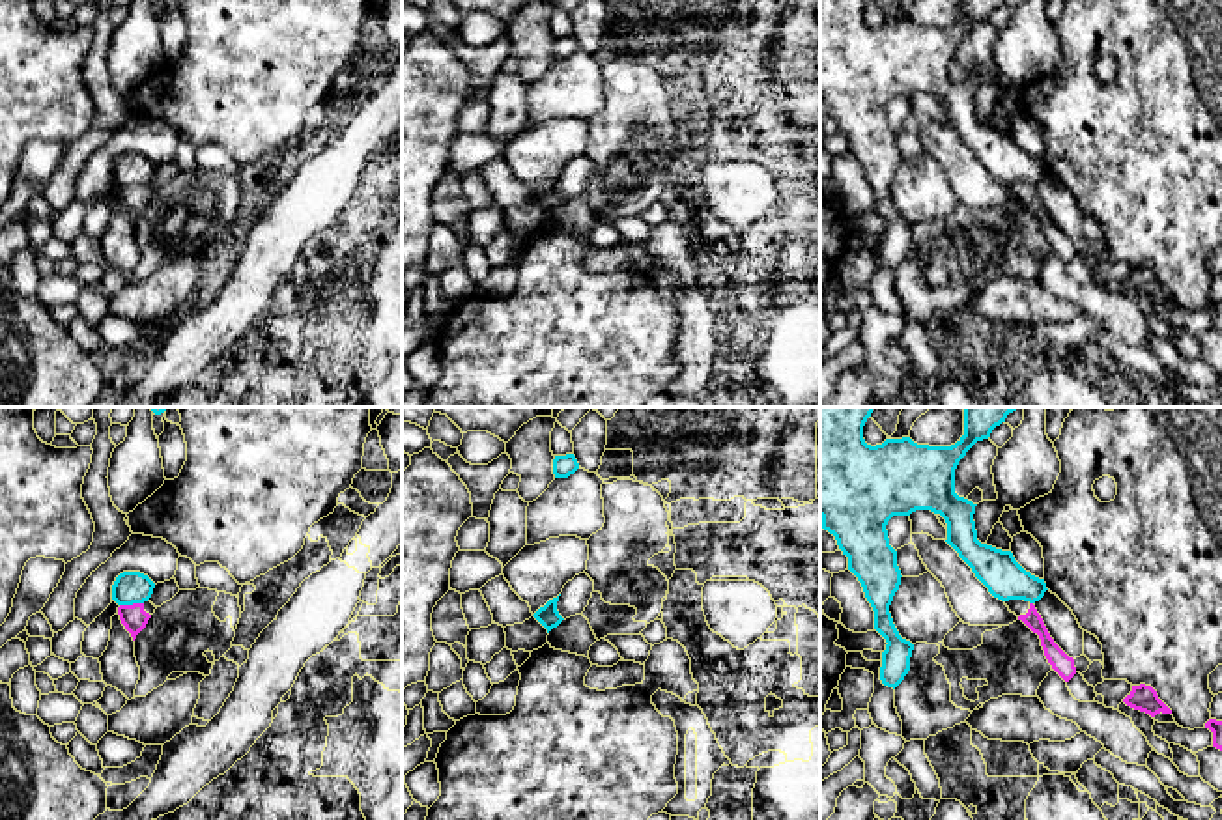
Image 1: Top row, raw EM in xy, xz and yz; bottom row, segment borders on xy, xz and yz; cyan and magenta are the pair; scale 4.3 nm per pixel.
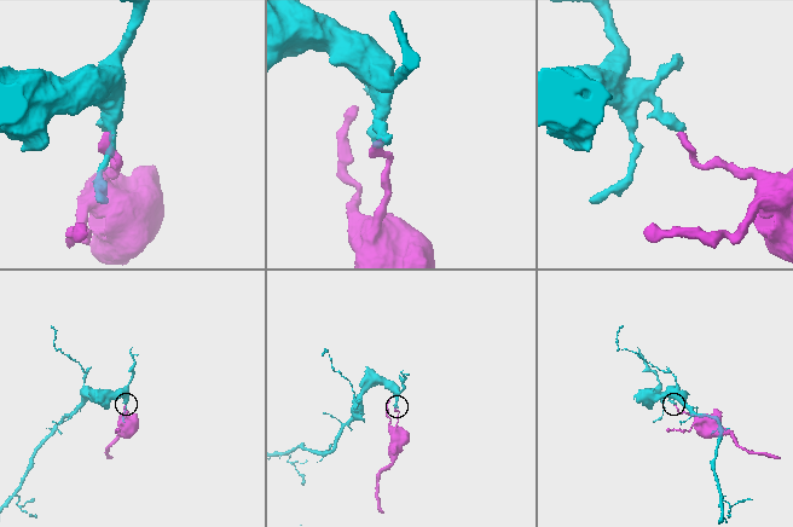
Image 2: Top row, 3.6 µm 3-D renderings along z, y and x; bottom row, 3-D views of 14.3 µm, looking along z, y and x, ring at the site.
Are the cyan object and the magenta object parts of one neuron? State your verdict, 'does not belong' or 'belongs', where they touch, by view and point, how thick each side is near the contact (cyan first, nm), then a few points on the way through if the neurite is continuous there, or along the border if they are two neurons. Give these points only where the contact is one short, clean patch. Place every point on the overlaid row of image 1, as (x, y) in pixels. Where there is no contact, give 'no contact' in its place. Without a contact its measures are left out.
does not belong; contact xy (131, 604); calibres 140 and 110 nm; border xy (142, 602), (120, 606)

